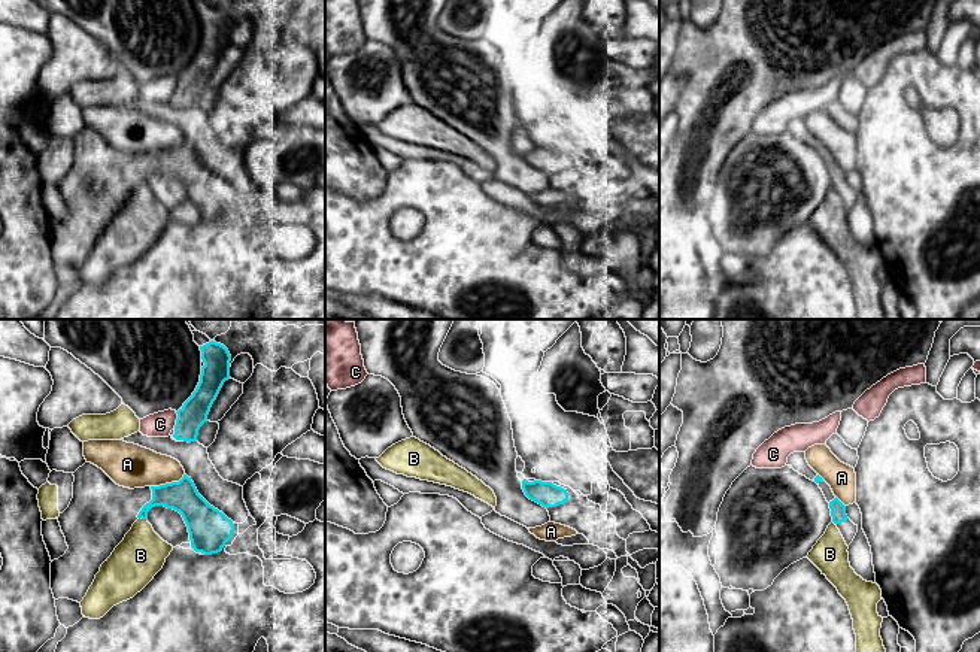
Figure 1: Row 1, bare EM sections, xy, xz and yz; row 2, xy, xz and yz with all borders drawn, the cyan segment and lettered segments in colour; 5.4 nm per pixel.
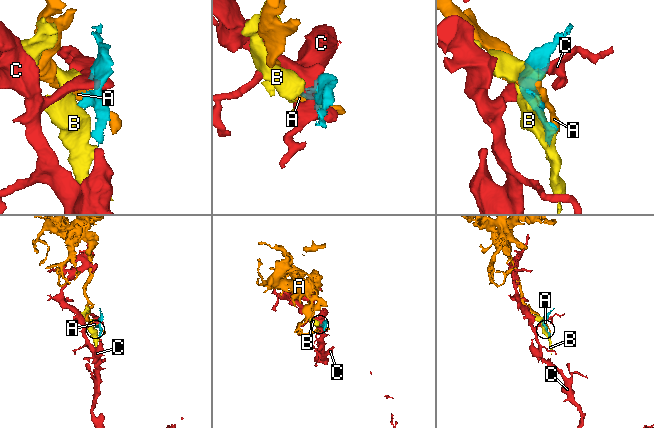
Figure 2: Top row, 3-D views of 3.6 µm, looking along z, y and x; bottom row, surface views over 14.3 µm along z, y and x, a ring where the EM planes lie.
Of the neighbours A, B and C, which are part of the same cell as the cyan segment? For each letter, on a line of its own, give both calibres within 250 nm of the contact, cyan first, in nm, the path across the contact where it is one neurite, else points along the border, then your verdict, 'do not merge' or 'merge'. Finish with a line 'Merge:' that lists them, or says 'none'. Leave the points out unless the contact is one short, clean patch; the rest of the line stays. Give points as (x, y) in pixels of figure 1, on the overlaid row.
A: 170 nm thick on the cyan side, 240 nm on the other; border along xy (184, 473), (178, 481), (151, 487); do not merge
B: 170 nm thick on the cyan side, 260 nm on the other; do not merge
C: 150 nm thick on the cyan side, 130 nm on the other; do not merge
Merge: none

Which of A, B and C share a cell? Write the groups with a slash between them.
A / B / C

